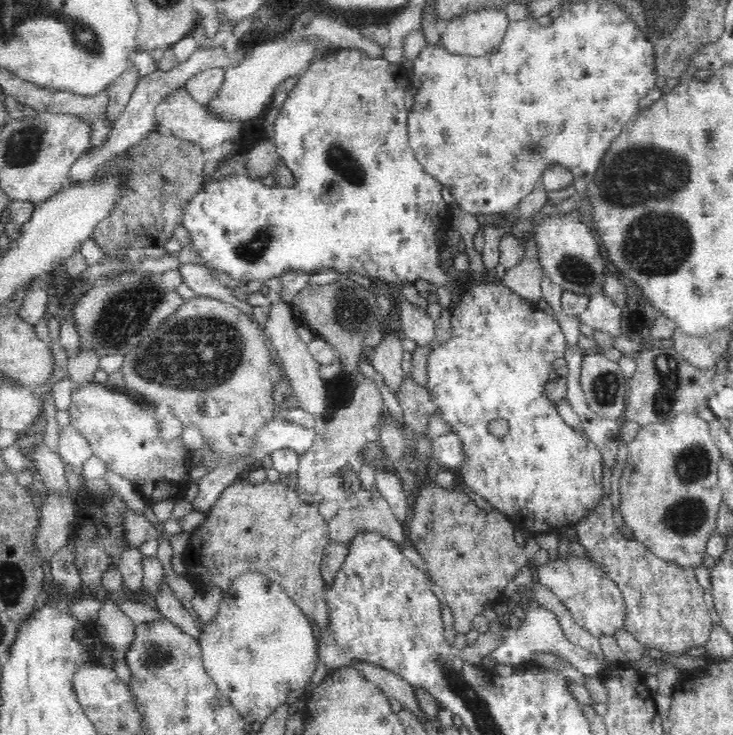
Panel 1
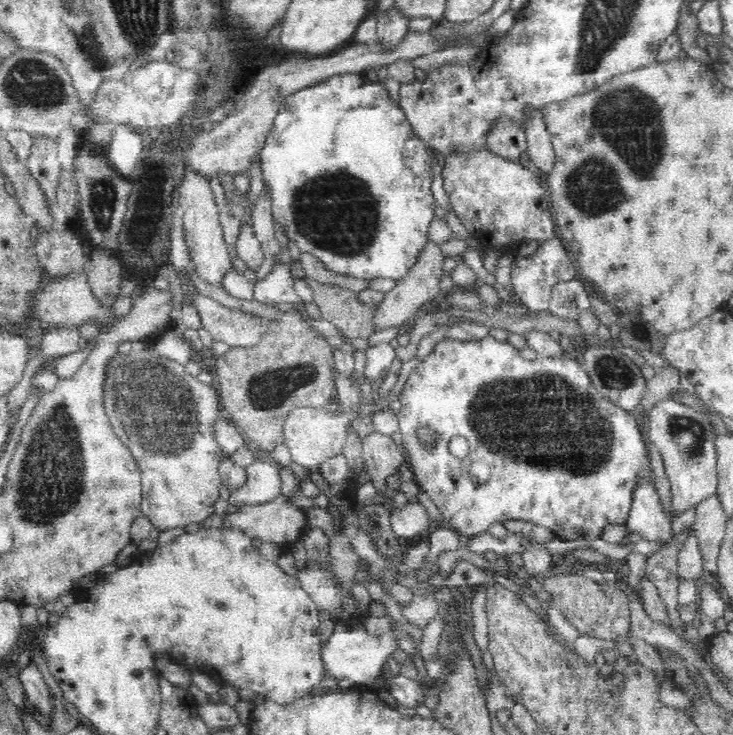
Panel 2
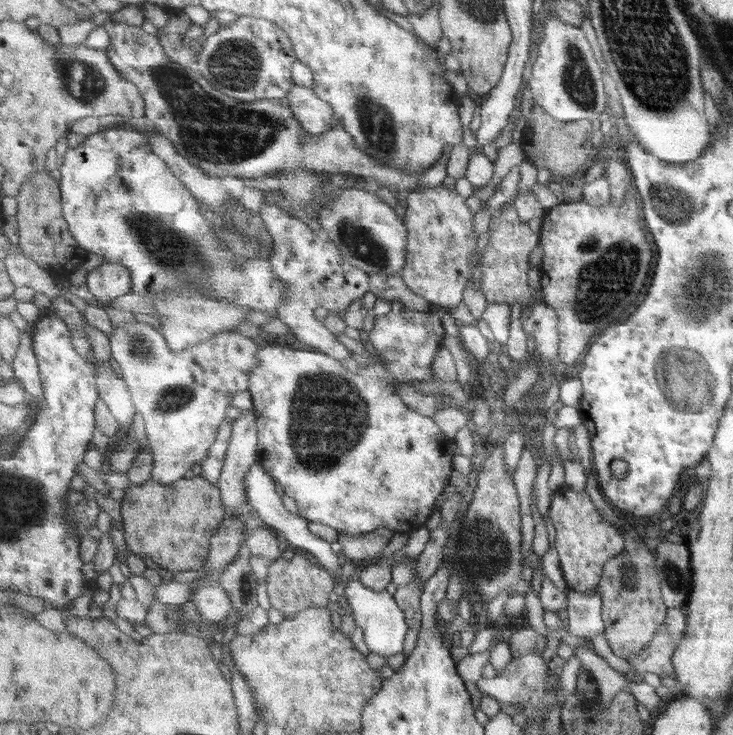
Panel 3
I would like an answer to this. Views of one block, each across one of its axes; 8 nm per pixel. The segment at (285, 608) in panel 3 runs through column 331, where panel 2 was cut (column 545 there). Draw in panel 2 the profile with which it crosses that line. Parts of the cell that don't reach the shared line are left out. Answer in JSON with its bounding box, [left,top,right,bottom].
[539,568,667,680]

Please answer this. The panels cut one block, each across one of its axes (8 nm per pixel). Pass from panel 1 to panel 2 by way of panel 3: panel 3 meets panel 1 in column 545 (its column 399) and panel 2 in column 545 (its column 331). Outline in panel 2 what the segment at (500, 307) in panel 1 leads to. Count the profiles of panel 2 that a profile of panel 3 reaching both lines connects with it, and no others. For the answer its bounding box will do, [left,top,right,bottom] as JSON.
[396,335,652,540]

